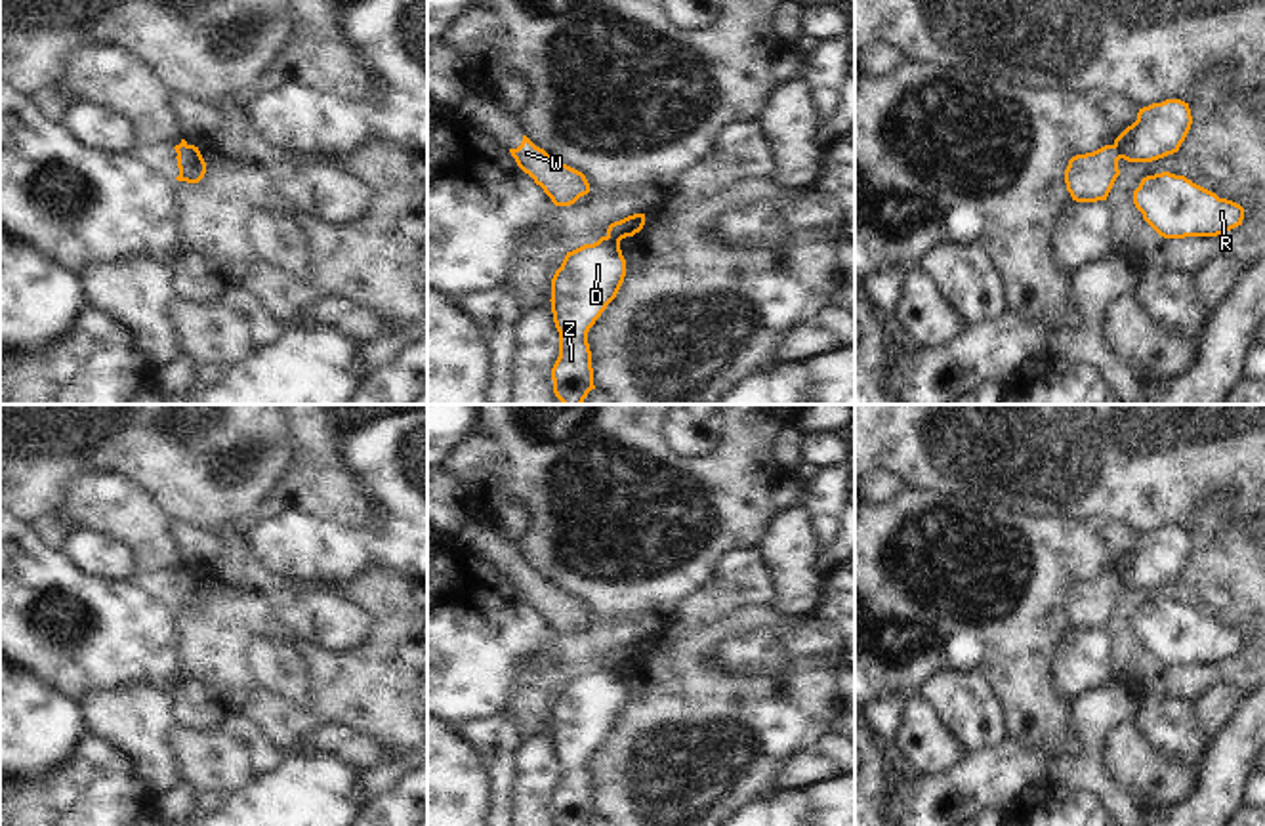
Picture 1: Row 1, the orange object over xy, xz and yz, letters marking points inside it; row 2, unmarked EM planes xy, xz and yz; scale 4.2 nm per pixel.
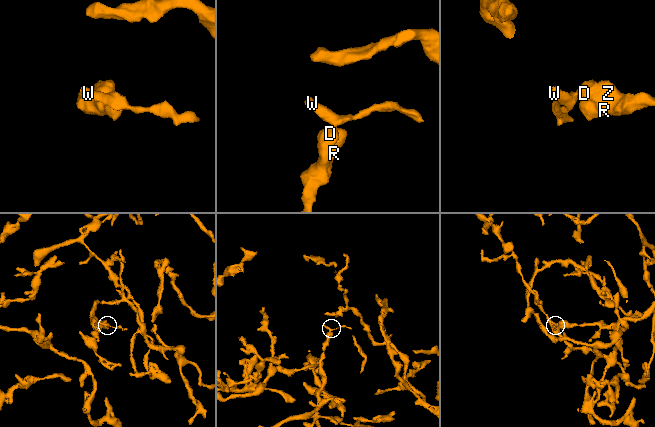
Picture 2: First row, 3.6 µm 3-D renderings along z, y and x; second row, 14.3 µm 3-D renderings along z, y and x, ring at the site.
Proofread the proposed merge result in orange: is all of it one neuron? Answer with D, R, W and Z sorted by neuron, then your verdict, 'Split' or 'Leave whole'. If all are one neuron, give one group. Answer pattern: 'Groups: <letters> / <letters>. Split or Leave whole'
Groups: D R Z / W. Split

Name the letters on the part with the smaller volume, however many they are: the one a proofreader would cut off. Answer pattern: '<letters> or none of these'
W

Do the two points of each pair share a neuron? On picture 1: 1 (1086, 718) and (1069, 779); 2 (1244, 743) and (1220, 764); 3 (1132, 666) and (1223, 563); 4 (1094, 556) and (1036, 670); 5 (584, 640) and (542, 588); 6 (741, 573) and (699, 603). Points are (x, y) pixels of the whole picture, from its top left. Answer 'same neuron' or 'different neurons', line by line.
1: same neuron
2: same neuron
3: same neuron
4: same neuron
5: different neurons
6: same neuron

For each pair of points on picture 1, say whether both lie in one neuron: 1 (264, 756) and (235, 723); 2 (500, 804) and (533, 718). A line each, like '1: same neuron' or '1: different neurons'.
1: same neuron
2: different neurons

